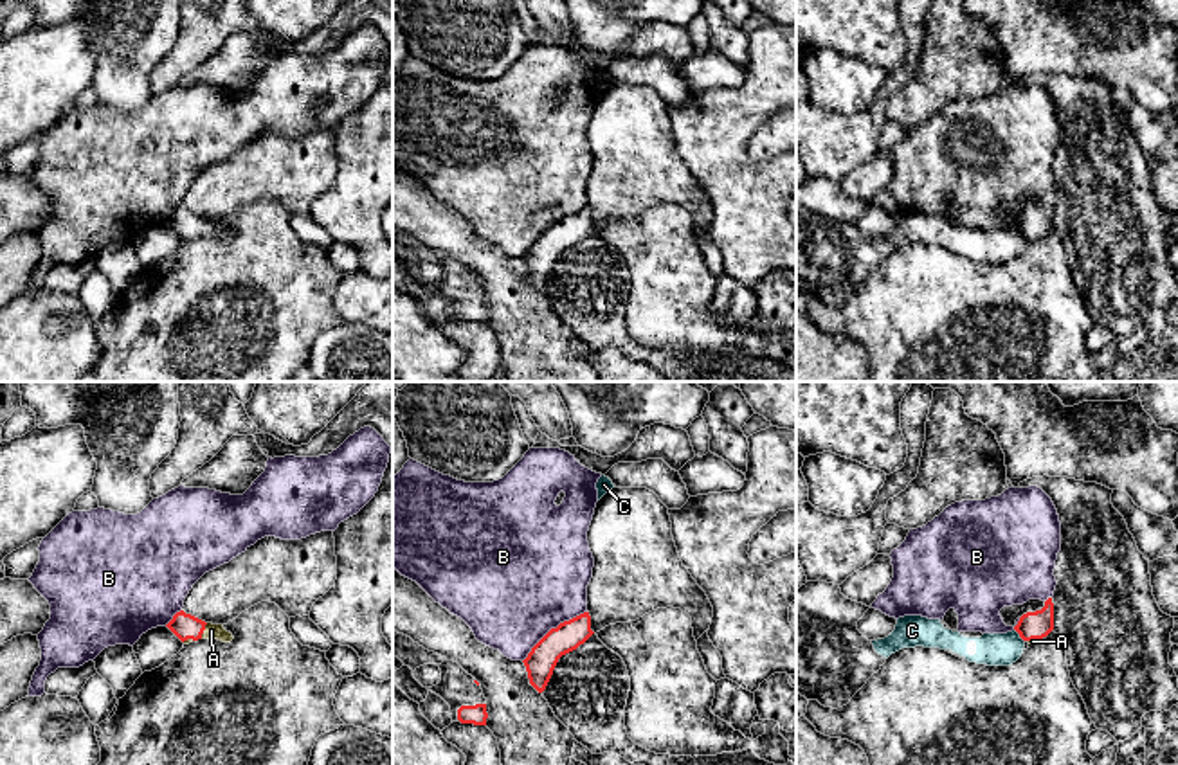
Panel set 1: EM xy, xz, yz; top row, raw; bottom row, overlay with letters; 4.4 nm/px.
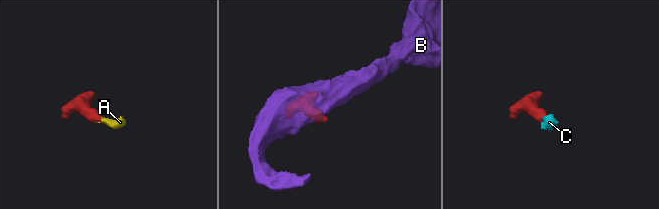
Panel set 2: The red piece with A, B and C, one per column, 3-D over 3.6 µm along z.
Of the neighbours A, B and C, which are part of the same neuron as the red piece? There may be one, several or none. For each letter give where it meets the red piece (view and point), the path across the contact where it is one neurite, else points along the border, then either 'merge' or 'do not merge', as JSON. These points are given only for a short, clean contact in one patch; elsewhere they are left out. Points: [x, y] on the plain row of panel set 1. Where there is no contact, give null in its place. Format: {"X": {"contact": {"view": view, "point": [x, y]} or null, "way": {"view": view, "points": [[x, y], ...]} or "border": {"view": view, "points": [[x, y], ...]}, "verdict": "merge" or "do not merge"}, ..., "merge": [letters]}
{"A": {"contact": {"view": "xy", "point": [204, 225]}, "way": {"view": "xy", "points": [[182, 222], [204, 225], [211, 227]]}, "verdict": "merge"}, "B": {"contact": {"view": "xz", "point": [552, 225]}, "verdict": "do not merge"}, "C": {"contact": {"view": "yz", "point": [1020, 233]}, "border": {"view": "yz", "points": [[1014, 225], [1023, 238]]}, "verdict": "do not merge"}, "merge": ["A"]}

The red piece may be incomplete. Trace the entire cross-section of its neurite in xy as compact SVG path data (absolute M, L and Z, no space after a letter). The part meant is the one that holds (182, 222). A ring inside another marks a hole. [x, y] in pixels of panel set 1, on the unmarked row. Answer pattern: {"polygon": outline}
{"polygon": "M184 207L177 209L173 216L166 221L184 241L198 236L218 236L222 239L231 239L234 234L223 225L223 221L205 220Z"}

